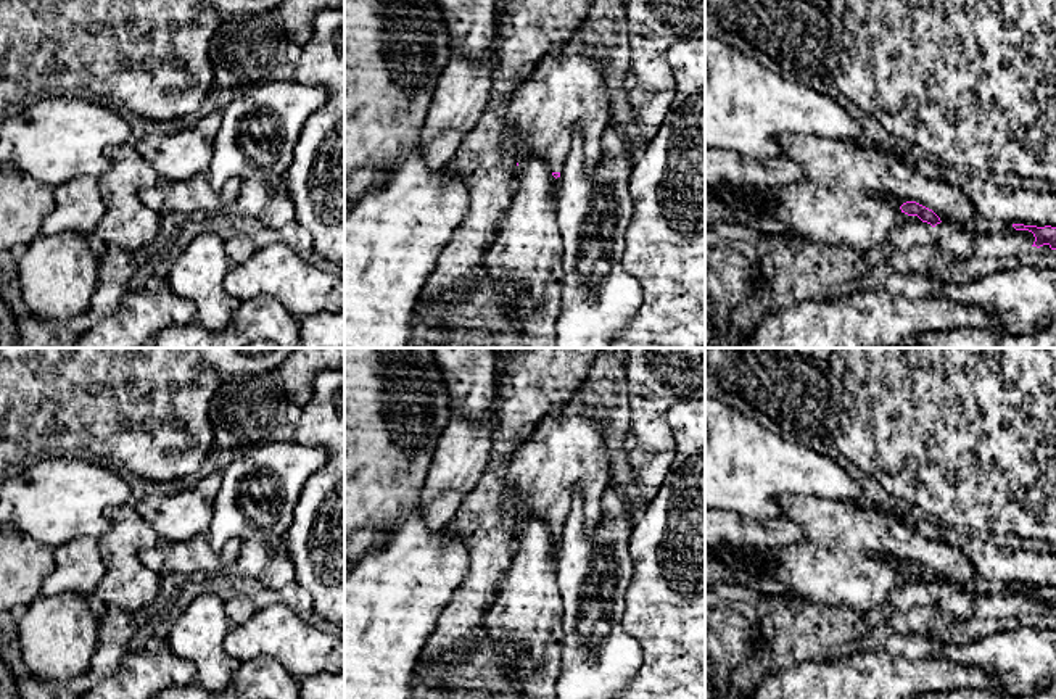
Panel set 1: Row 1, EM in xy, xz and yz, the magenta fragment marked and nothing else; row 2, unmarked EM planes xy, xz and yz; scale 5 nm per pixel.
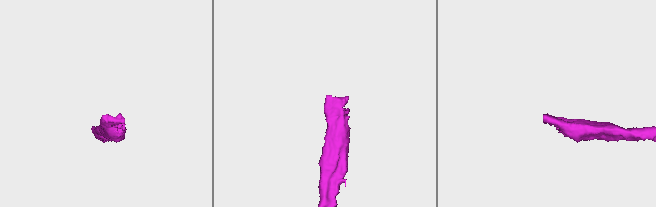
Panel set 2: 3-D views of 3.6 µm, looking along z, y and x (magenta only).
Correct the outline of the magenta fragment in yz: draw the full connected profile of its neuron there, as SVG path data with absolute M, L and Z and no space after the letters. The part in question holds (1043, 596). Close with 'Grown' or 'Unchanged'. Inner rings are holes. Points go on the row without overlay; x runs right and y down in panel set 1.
M1013 585L1016 591L1029 591L1033 594L1035 602L1032 607L1043 607L1048 606L1051 610L1056 610L1056 588L1045 586L1045 588L1037 588L1037 586L1024 586L1024 585Z. Unchanged

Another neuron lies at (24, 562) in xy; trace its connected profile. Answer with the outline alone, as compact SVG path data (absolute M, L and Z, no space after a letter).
M0 525L0 614L10 614L16 606L27 607L53 567L52 546L11 525Z

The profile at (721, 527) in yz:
M705 509L705 546L732 544L773 549L802 541L808 541L808 535L789 519L757 520L729 511Z

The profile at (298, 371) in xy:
M296 348L277 369L282 388L296 411L307 404L314 378L324 370L344 370L344 348Z

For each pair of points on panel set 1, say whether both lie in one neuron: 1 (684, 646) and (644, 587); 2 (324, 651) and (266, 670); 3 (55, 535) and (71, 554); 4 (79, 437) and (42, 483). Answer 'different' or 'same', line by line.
1: same
2: different
3: different
4: different

